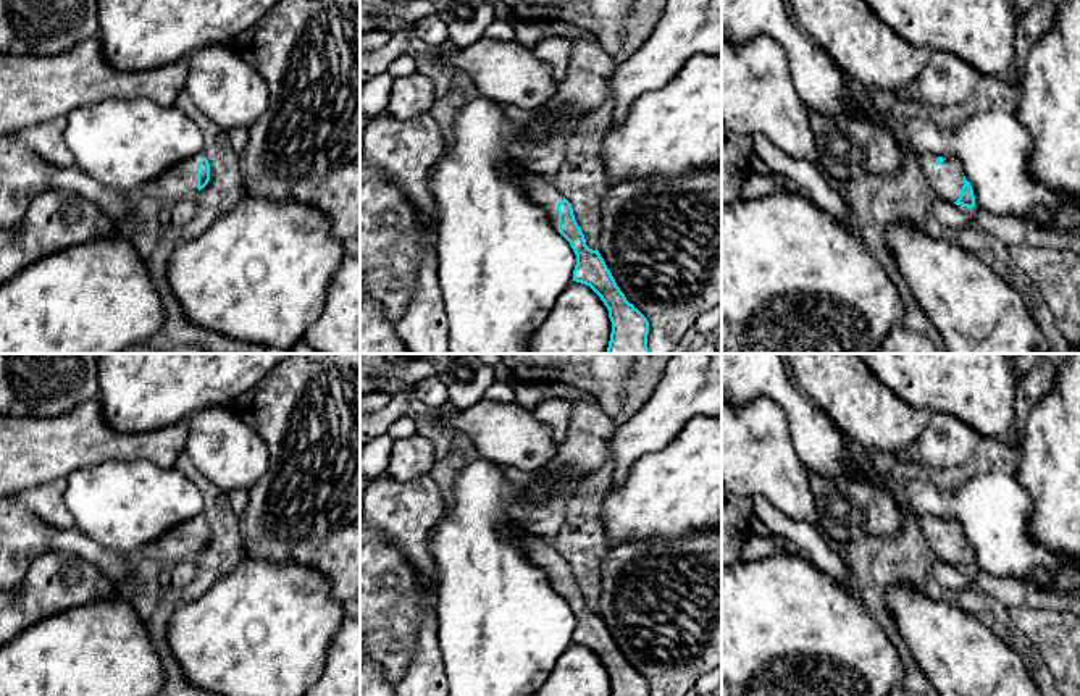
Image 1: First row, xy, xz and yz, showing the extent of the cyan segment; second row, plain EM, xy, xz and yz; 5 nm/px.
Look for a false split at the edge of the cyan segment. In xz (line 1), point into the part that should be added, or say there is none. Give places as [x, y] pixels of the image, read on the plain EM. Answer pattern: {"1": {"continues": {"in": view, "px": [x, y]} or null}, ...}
{"1": {"continues": {"in": "xz", "px": [541, 553]}}}

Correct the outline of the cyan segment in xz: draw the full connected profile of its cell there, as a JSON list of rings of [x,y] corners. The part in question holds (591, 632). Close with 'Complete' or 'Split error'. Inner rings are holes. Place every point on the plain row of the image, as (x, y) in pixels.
[[[530,539],[525,543],[525,549],[530,560],[546,570],[552,588],[570,604],[576,617],[573,643],[589,648],[601,659],[612,683],[610,696],[649,696],[647,680],[626,662],[599,612],[586,607],[571,565],[549,539]]]. Split error

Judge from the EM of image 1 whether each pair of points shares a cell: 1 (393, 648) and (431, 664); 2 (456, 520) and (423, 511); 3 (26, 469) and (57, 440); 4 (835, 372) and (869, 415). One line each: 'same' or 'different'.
1: different
2: different
3: same
4: same

